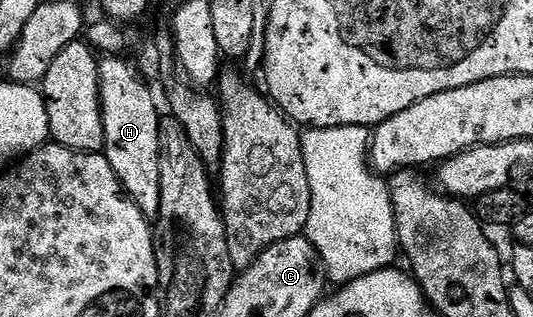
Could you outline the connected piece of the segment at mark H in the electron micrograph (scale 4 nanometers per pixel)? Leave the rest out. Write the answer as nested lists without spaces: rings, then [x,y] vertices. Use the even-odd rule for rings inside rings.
[[[104,57],[100,59],[100,68],[98,69],[98,81],[100,82],[100,108],[102,109],[102,127],[104,129],[104,150],[103,155],[110,161],[110,169],[114,169],[114,173],[118,177],[118,181],[127,191],[128,196],[134,201],[134,205],[138,205],[138,209],[142,209],[142,213],[149,221],[155,220],[160,214],[160,198],[162,197],[162,181],[160,180],[160,124],[162,122],[162,112],[156,108],[156,99],[152,96],[152,91],[148,88],[146,80],[140,76],[140,71],[132,63],[127,63],[124,57]]]

